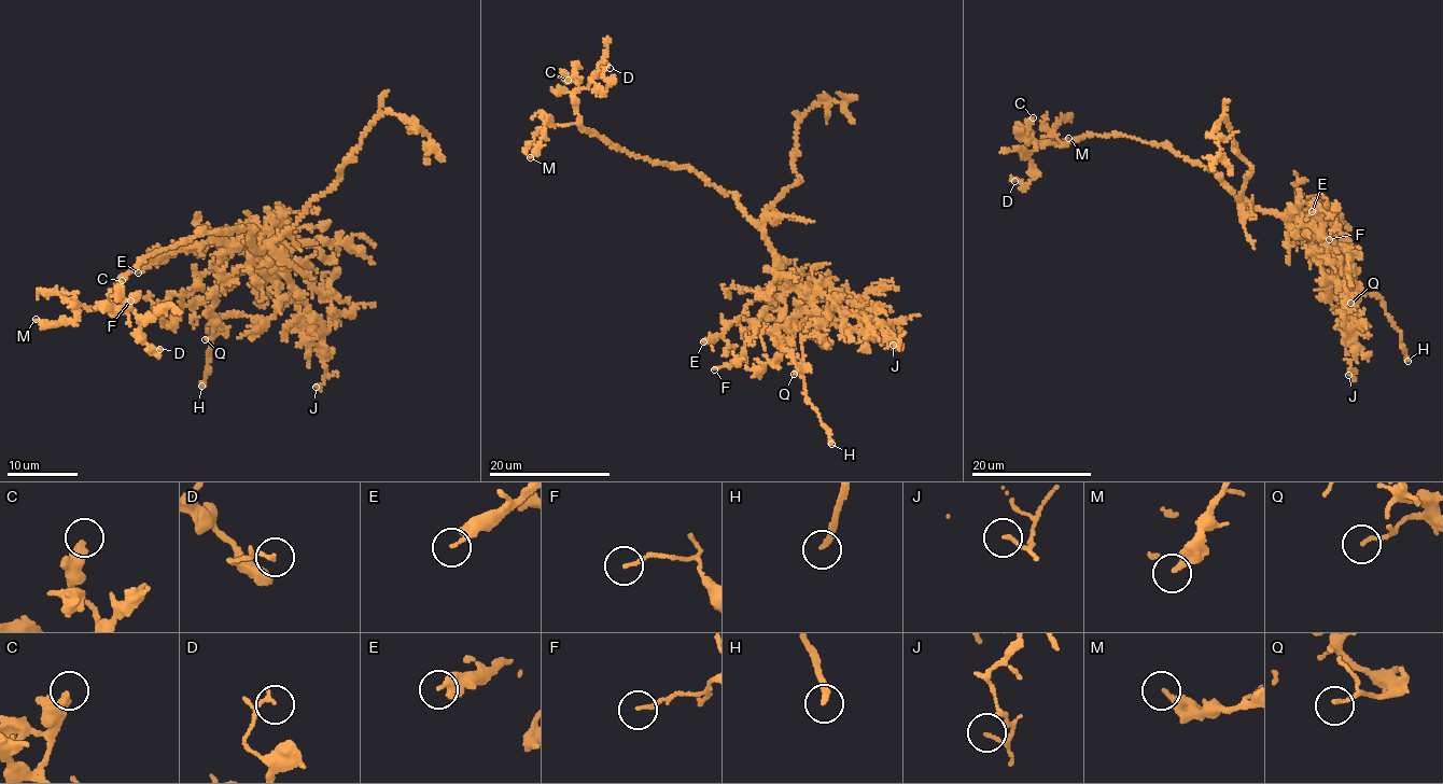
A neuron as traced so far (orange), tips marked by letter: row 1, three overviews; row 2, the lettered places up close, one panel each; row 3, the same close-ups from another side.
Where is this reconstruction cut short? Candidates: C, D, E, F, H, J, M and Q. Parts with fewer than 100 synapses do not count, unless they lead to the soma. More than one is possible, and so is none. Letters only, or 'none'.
H

